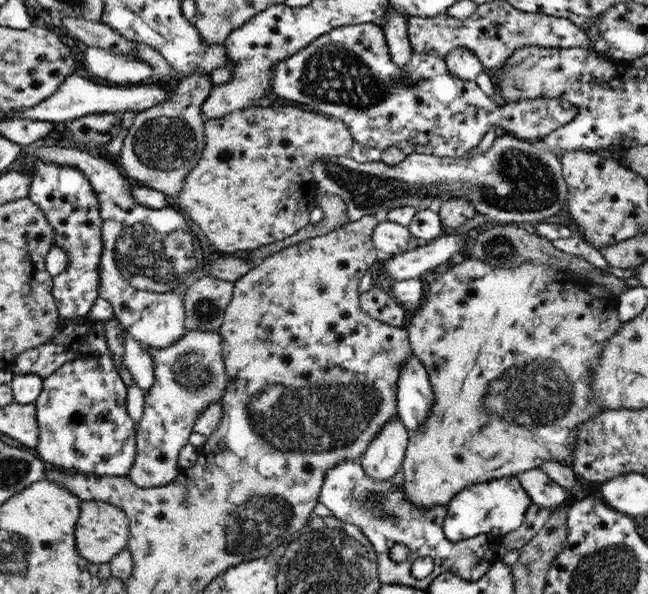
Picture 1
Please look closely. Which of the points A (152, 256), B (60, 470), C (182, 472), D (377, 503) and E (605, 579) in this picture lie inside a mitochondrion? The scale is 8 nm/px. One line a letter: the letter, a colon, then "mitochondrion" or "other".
A: mitochondrion
B: other
C: other
D: mitochondrion
E: mitochondrion

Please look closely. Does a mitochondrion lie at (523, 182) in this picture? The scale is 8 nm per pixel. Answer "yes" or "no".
yes

